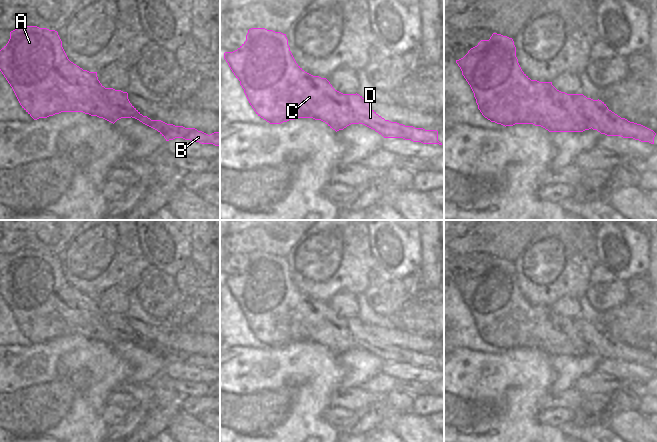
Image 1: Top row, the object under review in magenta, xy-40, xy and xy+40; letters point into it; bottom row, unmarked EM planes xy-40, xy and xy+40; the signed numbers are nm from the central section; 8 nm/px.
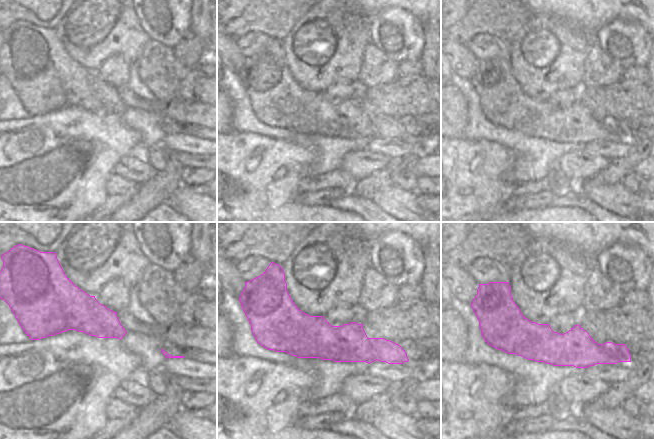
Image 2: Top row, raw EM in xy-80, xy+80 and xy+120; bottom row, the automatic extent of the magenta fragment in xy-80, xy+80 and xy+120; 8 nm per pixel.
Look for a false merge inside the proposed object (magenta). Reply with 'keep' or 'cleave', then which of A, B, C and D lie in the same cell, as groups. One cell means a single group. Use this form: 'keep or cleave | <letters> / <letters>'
cleave | A C / B D

